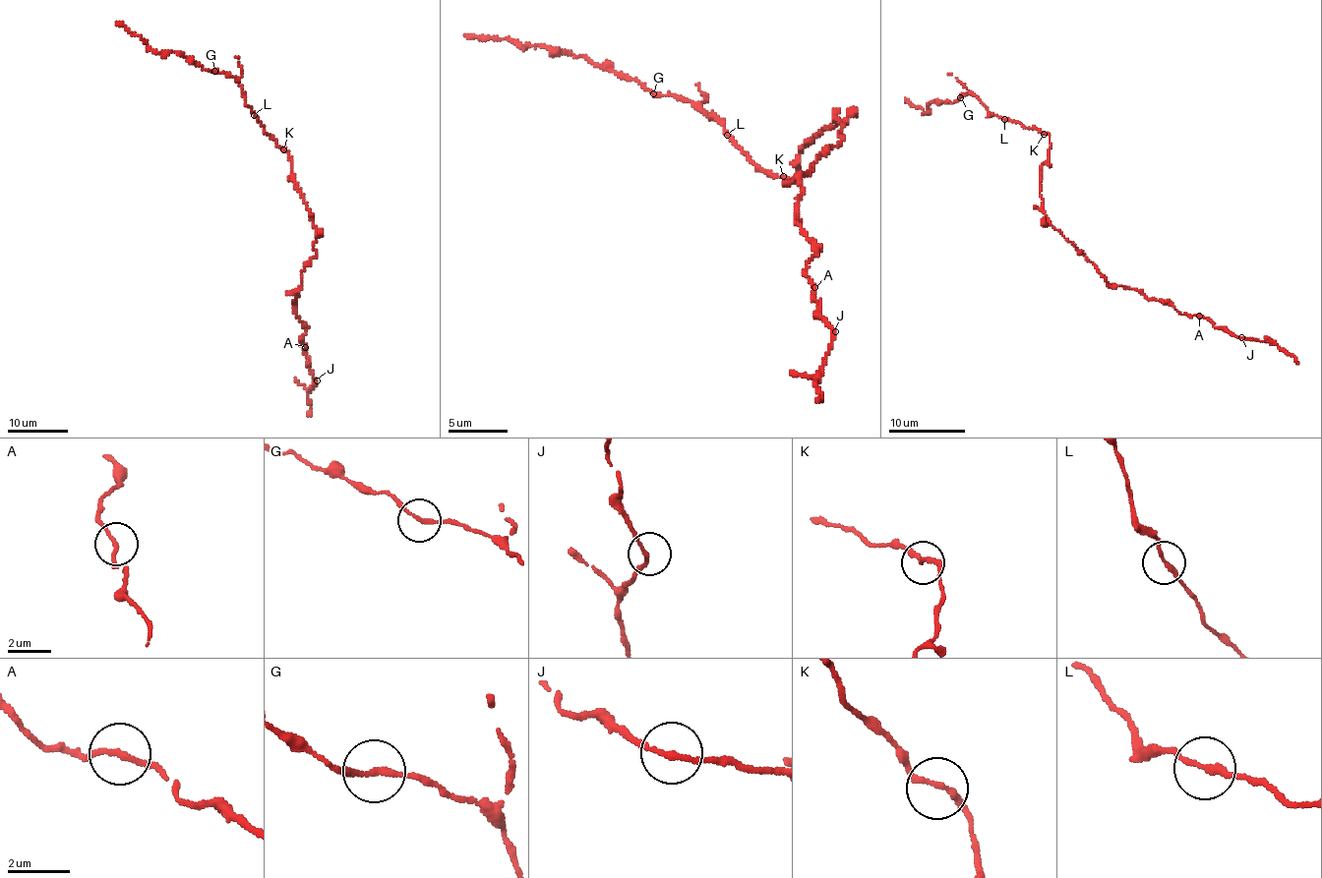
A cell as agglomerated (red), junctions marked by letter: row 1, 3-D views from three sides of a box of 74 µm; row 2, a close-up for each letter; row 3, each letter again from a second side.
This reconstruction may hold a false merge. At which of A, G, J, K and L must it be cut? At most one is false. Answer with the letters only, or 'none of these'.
G

